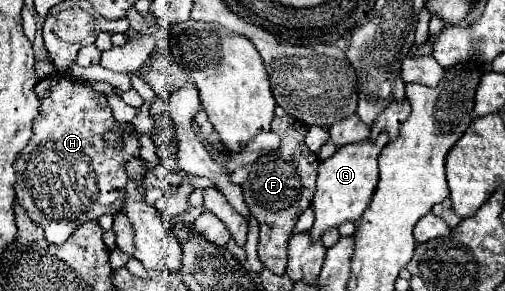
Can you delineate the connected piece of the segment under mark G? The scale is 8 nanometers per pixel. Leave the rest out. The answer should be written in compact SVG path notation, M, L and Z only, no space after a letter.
M382 131L376 139L344 145L332 157L320 161L316 193L312 201L316 213L316 221L310 229L312 239L320 239L328 227L338 227L344 221L358 221L362 217L378 185L378 155L386 143L388 143L388 133Z

